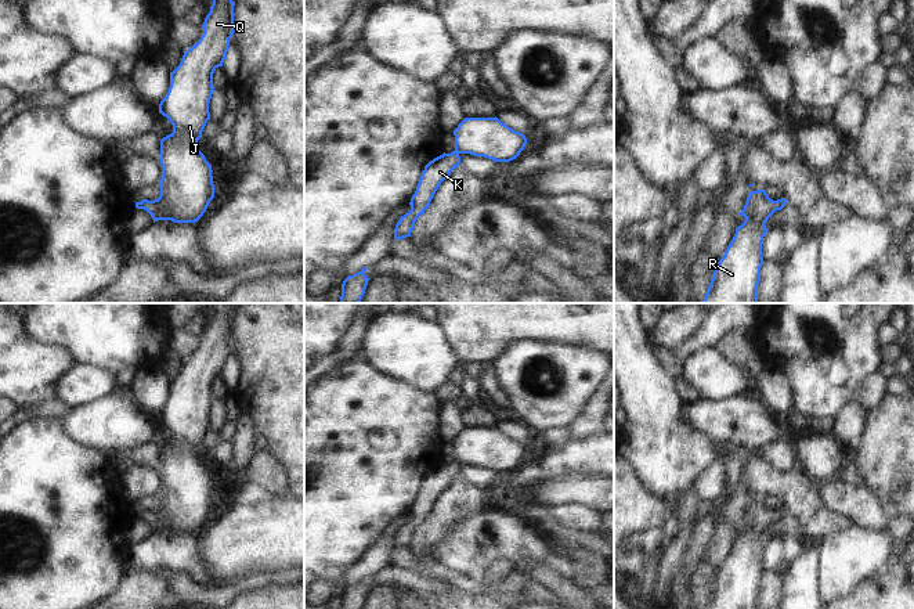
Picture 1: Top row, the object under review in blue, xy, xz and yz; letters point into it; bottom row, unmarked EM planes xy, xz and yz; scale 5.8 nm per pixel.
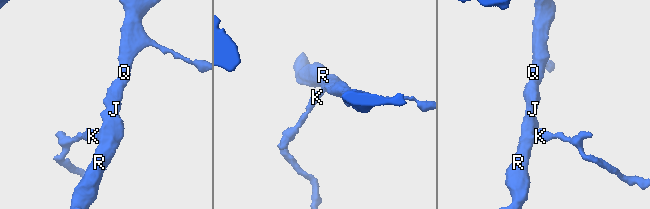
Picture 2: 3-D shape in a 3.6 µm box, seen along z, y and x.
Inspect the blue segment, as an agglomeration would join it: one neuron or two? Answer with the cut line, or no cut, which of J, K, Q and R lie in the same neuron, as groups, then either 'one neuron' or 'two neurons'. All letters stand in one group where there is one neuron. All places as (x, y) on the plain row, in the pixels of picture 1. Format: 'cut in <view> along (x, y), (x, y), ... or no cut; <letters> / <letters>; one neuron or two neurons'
no cut; J K Q R; one neuron

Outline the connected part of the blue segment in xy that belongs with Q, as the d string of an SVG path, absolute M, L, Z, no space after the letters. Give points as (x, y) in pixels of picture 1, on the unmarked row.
M214 303L210 322L202 335L203 345L196 354L184 361L180 375L170 382L169 401L159 414L159 424L173 435L173 443L160 450L160 505L153 511L136 512L136 518L147 520L153 533L158 530L195 533L214 508L213 480L196 453L210 429L209 412L214 401L213 383L223 376L230 349L234 345L234 316L232 303Z

